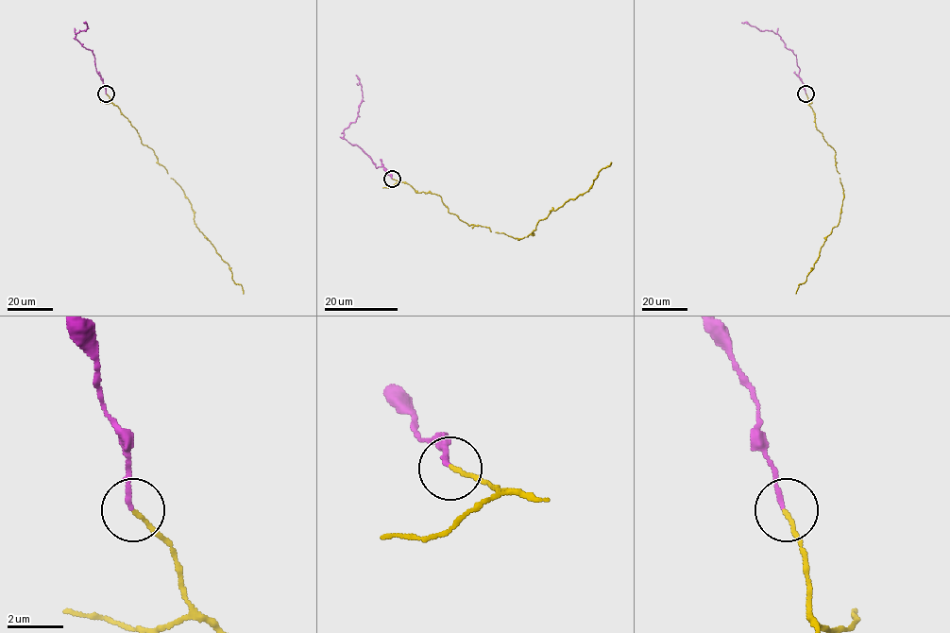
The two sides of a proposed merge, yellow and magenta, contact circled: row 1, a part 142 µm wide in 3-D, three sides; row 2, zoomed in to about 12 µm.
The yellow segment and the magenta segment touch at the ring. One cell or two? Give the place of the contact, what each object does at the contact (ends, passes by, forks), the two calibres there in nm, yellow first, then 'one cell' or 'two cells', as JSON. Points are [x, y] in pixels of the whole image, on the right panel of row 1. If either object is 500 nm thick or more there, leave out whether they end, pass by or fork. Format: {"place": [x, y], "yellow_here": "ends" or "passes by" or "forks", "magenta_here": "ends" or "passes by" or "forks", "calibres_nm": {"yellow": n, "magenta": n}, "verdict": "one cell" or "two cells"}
{"place": [805, 94], "yellow_here": "ends", "magenta_here": "ends", "calibres_nm": {"yellow": 150, "magenta": 170}, "verdict": "two cells"}

